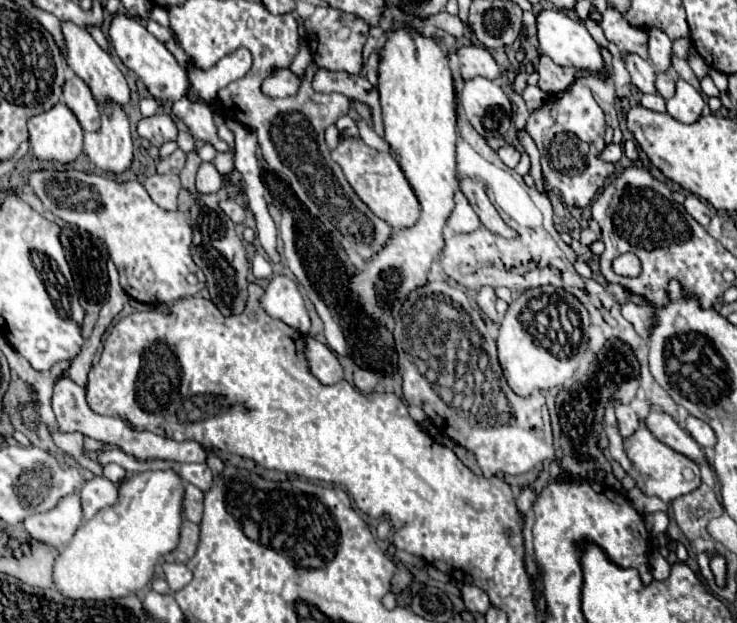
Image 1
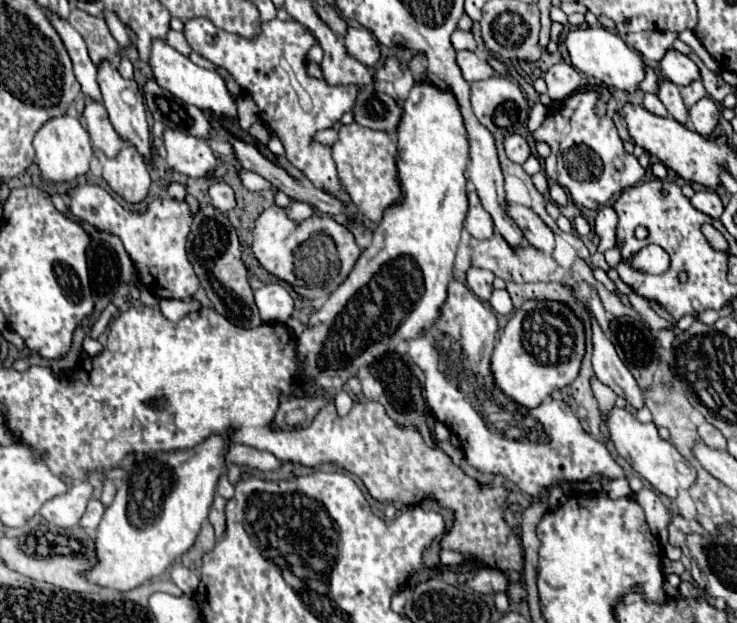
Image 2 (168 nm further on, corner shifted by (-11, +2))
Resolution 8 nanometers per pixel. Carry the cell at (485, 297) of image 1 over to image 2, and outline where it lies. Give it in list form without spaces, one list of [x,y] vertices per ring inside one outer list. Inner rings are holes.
[[[470,267],[468,273],[466,273],[466,281],[468,281],[468,287],[470,287],[484,303],[490,301],[490,295],[492,295],[492,291],[494,291],[494,287],[492,287],[494,273],[492,273],[492,271]]]

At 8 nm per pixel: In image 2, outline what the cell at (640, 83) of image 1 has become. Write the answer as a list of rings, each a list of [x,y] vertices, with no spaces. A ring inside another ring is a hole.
[[[660,77],[658,81],[658,99],[666,105],[668,113],[680,121],[680,123],[686,123],[688,121],[688,109],[684,107],[682,103],[682,97],[680,97],[680,91],[676,85],[672,85],[672,81],[668,81],[666,77]]]

